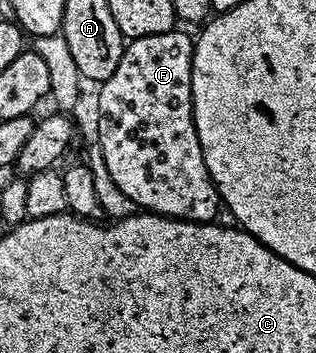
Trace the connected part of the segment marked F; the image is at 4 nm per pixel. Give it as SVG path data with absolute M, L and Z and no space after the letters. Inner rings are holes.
M180 28L135 38L126 45L119 68L101 83L97 146L103 152L103 160L107 160L111 180L119 184L134 207L165 218L179 218L182 222L213 222L223 203L207 172L207 160L203 160L203 148L193 119L194 45L194 39L188 38Z

